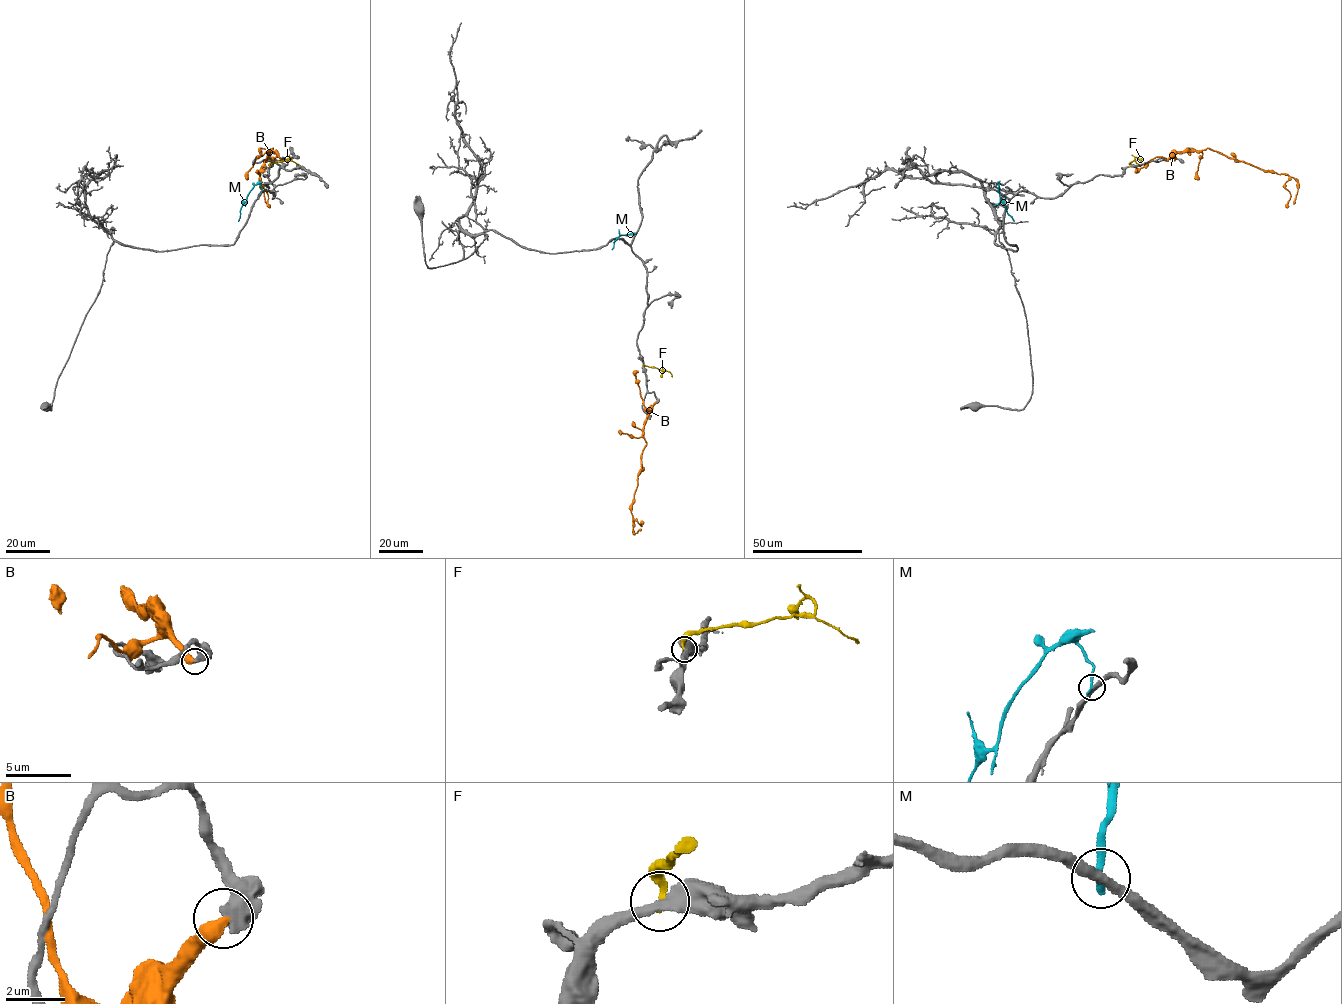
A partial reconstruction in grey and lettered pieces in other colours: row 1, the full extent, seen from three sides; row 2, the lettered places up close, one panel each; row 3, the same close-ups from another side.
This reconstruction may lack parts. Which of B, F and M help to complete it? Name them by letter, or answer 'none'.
none

